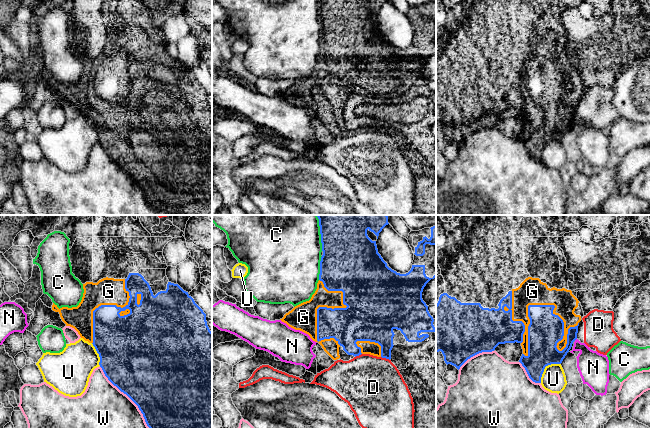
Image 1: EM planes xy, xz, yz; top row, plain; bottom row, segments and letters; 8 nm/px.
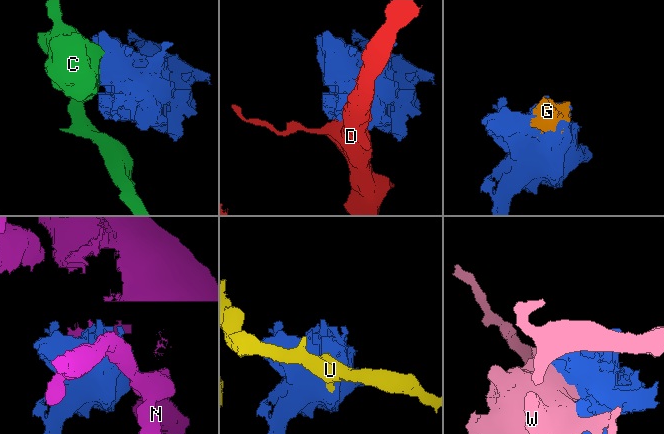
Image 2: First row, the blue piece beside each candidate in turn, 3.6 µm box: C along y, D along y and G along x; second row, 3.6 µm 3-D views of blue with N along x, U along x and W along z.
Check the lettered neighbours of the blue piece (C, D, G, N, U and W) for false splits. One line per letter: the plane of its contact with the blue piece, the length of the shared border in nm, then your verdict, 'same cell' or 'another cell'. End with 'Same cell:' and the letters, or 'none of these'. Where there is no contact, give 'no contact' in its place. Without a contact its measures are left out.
C: xz | 300 nm | another cell
D: xz | 80 nm | another cell
G: yz | 500 nm | same cell
N: yz | 30 nm | another cell
U: yz | 220 nm | another cell
W: xy | 650 nm | another cell
Same cell: G

